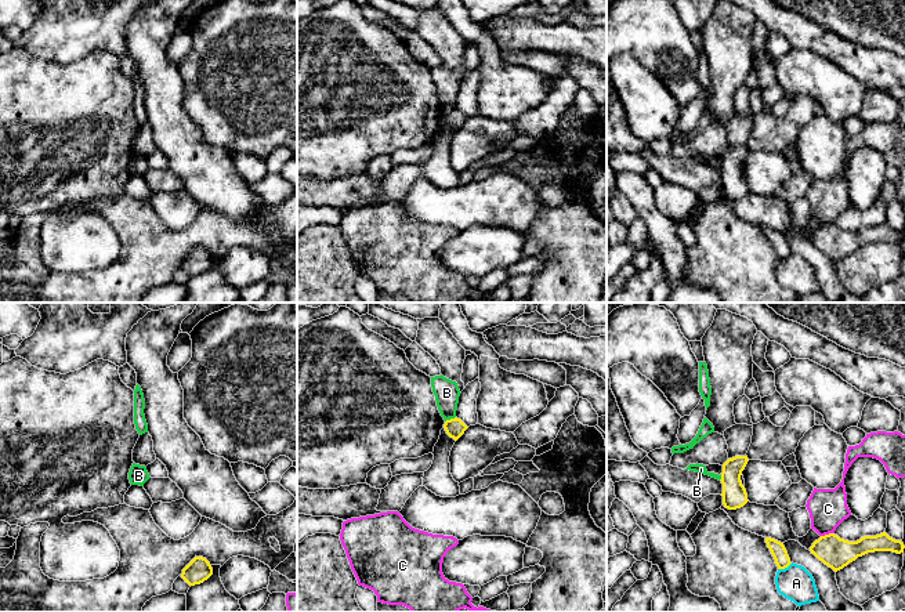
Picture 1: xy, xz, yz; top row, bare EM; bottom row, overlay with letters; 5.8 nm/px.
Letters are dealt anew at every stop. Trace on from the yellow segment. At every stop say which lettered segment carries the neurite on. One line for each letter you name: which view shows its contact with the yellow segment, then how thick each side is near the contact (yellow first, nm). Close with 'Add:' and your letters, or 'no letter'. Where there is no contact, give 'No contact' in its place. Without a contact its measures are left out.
Add: no letter

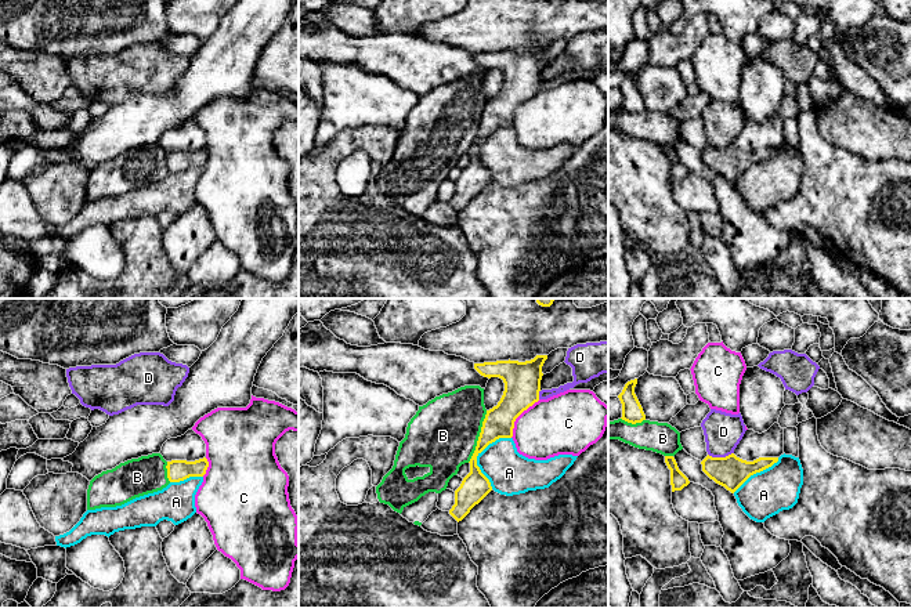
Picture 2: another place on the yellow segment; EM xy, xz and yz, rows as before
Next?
Add: no letter

